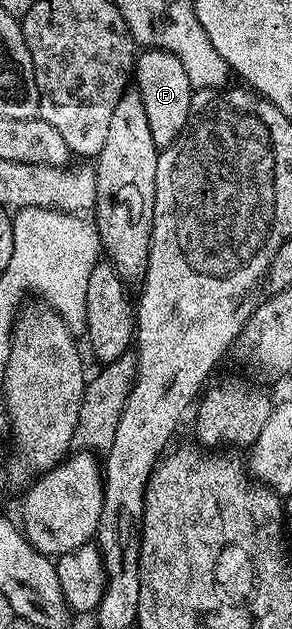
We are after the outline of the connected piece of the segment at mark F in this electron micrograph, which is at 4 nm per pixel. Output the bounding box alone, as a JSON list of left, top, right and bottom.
[135,48,195,150]

